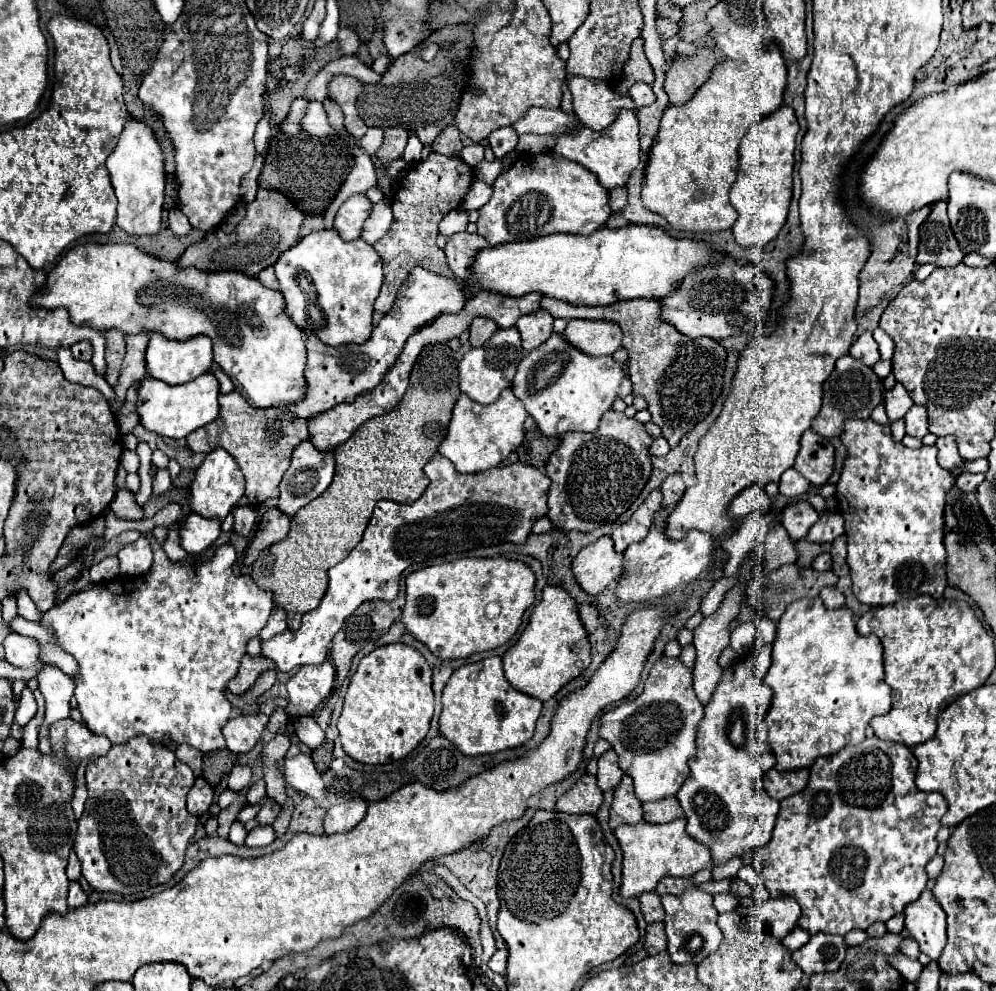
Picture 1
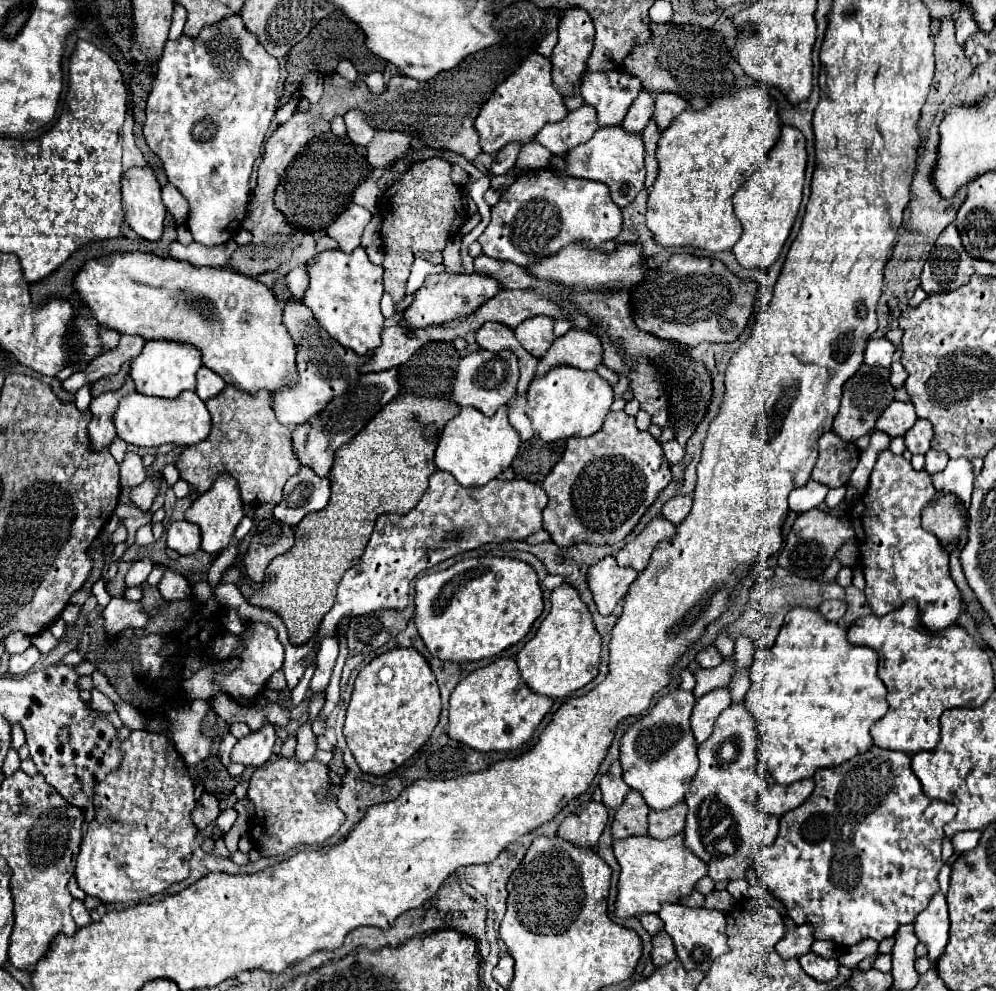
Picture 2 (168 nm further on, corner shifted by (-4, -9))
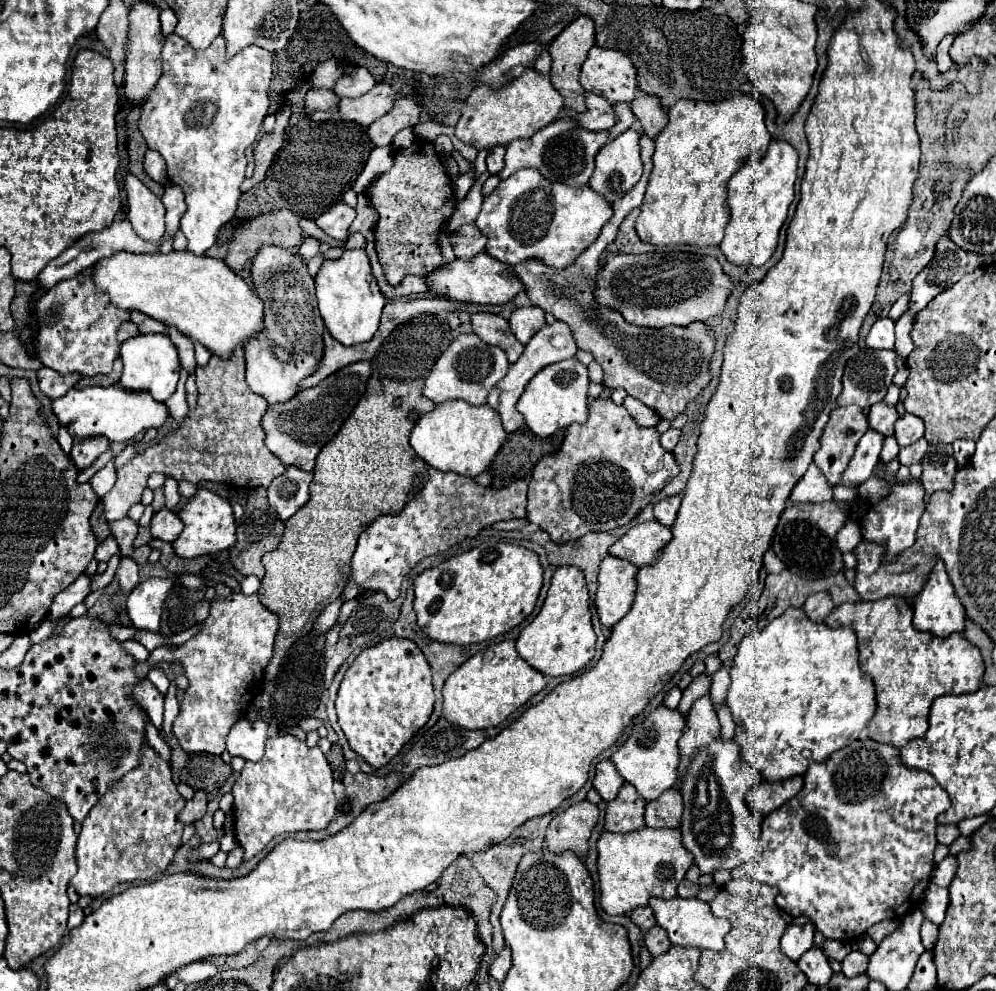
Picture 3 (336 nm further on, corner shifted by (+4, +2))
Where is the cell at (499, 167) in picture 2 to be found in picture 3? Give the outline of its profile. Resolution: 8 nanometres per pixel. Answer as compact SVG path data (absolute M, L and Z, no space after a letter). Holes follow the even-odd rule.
M494 147L488 157L486 157L486 165L488 165L488 171L492 175L498 175L502 169L504 169L504 153L506 153L506 147Z

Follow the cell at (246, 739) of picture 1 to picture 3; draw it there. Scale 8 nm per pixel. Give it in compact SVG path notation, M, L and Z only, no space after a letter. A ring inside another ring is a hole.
M238 721L226 739L226 749L232 757L242 757L248 761L260 761L264 755L264 743L268 739L268 725L264 721Z

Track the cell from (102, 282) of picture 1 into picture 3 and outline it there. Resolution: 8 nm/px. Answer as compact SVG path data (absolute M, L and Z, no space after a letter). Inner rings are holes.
M172 251L168 255L116 253L96 263L94 283L100 291L106 291L110 295L110 301L116 307L128 309L128 311L142 311L166 325L176 325L184 335L202 343L210 353L218 357L230 357L236 345L242 347L248 337L256 335L262 329L264 303L256 297L254 289L242 277L232 273L232 269L228 269L228 265L222 259L212 259L208 255L198 257L198 255L192 255L190 251Z

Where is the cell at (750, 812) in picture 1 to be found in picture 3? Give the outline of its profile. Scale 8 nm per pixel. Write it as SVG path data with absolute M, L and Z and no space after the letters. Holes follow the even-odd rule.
M714 739L706 749L692 759L686 777L682 781L682 797L684 797L684 815L680 823L682 843L694 855L694 863L700 867L702 873L714 873L718 869L734 869L746 861L750 861L756 853L756 843L760 839L760 819L748 807L746 795L758 783L756 771L748 767L740 759L740 747L734 741Z

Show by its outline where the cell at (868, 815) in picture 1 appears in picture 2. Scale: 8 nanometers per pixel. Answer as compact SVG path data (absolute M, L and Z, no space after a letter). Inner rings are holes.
M870 746L864 754L854 756L852 760L834 766L834 768L820 768L814 774L814 782L816 788L810 794L808 802L804 802L804 806L798 806L796 810L790 810L788 814L784 814L784 818L780 818L780 832L778 838L772 846L764 846L760 850L760 854L756 856L756 872L758 872L758 882L762 886L766 886L770 890L770 894L786 908L786 914L796 922L796 924L804 924L810 922L814 928L814 938L816 940L830 940L838 946L852 946L858 944L864 938L874 938L874 940L884 940L888 936L894 936L894 932L898 930L898 926L902 924L912 924L916 914L920 914L920 910L924 910L924 906L928 906L930 898L938 892L938 882L936 876L940 872L940 868L944 866L942 858L940 858L940 844L944 838L944 824L950 822L956 816L956 806L942 802L942 800L930 800L924 796L920 780L916 778L916 774L910 768L910 754L900 754L900 752L892 752L892 750L884 750L880 746Z

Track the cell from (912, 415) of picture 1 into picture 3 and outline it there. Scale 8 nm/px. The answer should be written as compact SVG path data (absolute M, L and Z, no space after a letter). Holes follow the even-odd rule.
M906 413L904 417L900 417L896 421L896 435L894 437L896 437L900 447L916 443L918 439L924 437L924 421L920 417L916 417L916 415Z

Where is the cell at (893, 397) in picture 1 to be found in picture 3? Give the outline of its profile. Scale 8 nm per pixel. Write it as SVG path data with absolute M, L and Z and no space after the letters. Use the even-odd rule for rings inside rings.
M876 403L868 411L868 423L870 423L870 427L874 431L882 433L884 437L894 435L894 423L896 423L896 419L898 419L896 407L890 407L886 403Z

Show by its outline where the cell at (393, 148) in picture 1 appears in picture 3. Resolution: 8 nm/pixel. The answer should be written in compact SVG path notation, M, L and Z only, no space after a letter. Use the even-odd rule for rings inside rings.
M400 97L392 111L386 113L384 117L376 119L370 127L368 127L368 135L372 139L374 145L392 145L392 139L398 131L402 131L404 127L412 127L418 123L420 119L420 105L412 99L404 99Z

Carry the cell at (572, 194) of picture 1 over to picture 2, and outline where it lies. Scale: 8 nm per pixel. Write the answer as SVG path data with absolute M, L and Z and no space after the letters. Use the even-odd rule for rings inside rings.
M542 168L522 172L500 196L498 204L492 208L490 224L478 242L486 256L528 266L556 254L568 242L576 240L586 242L590 248L600 248L606 240L616 238L620 228L622 212L612 202L608 186L584 178L560 176L552 168Z

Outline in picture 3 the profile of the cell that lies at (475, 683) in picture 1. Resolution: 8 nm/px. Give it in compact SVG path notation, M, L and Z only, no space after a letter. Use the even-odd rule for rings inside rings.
M512 639L492 643L484 651L472 655L446 679L442 689L444 717L464 729L496 727L544 687L546 677L518 655Z

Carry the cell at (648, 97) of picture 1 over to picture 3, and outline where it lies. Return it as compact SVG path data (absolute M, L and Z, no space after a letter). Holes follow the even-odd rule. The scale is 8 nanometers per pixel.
M630 103L616 105L616 113L618 113L618 123L610 131L590 133L576 123L572 113L568 113L564 119L558 119L558 121L550 123L548 127L544 127L542 131L538 131L532 139L528 139L528 141L520 139L516 143L510 143L506 147L506 165L500 173L500 179L508 179L518 169L530 167L530 169L538 169L548 181L566 183L566 185L586 185L594 171L596 153L606 143L610 143L616 135L620 135L624 129L630 129L634 125L634 115L630 111Z

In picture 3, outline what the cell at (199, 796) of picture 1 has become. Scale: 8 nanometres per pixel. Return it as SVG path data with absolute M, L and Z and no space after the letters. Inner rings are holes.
M196 791L194 797L192 797L190 801L186 801L186 807L180 811L178 821L180 821L182 825L190 825L190 823L202 819L204 813L206 813L206 803L208 803L206 793L204 793L204 791Z

